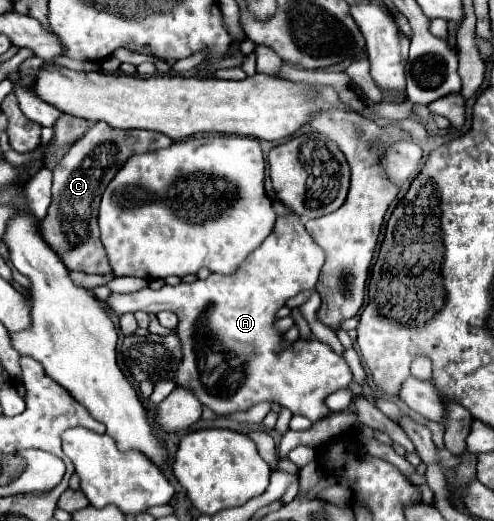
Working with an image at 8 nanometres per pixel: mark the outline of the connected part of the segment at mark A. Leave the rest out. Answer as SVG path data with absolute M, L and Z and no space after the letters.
M289 213L283 217L277 217L271 235L247 255L247 259L239 265L239 269L233 275L215 275L211 273L207 279L197 279L195 283L179 283L175 287L165 285L161 289L145 287L135 293L111 293L107 299L107 305L123 315L123 313L159 313L159 311L173 311L179 317L177 325L177 337L181 339L183 347L183 359L177 369L175 381L179 385L185 385L193 389L197 399L209 407L217 415L231 415L237 411L247 411L249 407L271 401L285 405L291 409L293 415L303 415L311 423L317 423L331 415L329 407L325 405L325 399L335 393L337 389L349 387L357 397L363 393L359 385L353 383L353 375L349 371L349 365L343 357L335 355L329 345L321 341L297 341L297 347L285 347L281 335L275 333L273 321L279 307L285 305L285 301L299 291L311 291L317 285L321 265L325 261L325 253L315 241L309 237L309 233L303 227L303 221L299 215Z

